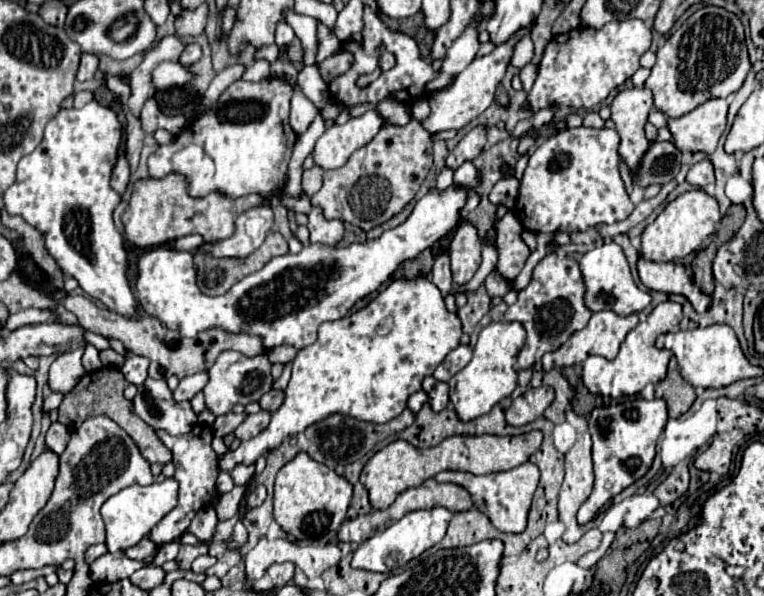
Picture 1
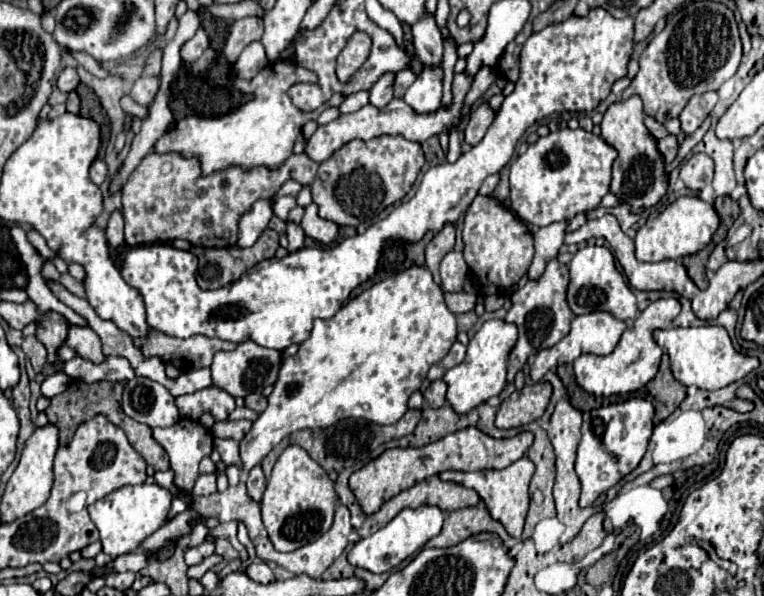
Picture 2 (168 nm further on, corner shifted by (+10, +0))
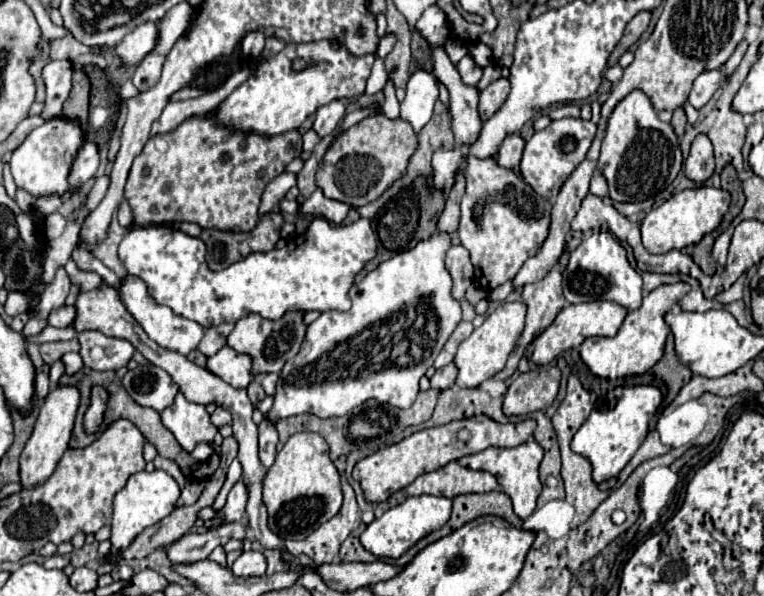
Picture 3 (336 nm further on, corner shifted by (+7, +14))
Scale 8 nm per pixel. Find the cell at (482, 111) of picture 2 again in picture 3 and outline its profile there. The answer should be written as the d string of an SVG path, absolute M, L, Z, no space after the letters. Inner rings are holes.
M499 78L493 84L489 84L483 92L481 92L481 100L479 100L479 116L481 120L489 120L499 108L501 104L507 100L509 96L509 80L507 78Z

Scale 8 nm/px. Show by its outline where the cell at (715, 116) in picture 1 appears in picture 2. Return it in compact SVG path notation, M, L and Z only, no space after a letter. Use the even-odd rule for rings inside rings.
M706 92L706 94L700 94L700 96L692 96L690 102L686 104L686 108L682 110L682 114L678 116L680 124L682 124L682 132L692 134L706 120L706 116L712 112L716 102L718 102L716 92Z

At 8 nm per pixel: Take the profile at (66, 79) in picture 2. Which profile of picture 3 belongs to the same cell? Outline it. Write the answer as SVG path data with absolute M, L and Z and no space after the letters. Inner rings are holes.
M55 60L43 66L41 76L45 82L45 106L41 112L43 120L53 120L61 116L63 102L71 90L71 62L69 60Z

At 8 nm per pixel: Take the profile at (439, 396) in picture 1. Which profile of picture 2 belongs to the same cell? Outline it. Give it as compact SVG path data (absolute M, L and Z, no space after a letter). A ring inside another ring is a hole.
M434 380L428 390L424 392L424 402L430 408L440 408L446 404L446 382L444 380Z

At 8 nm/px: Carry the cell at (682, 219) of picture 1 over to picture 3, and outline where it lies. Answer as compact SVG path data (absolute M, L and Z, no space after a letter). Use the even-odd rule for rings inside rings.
M703 186L697 190L683 190L675 196L671 196L665 204L651 210L643 224L641 224L641 236L643 246L651 254L665 254L669 250L683 250L689 244L697 244L705 234L713 232L721 218L725 216L729 208L729 192L713 186Z

